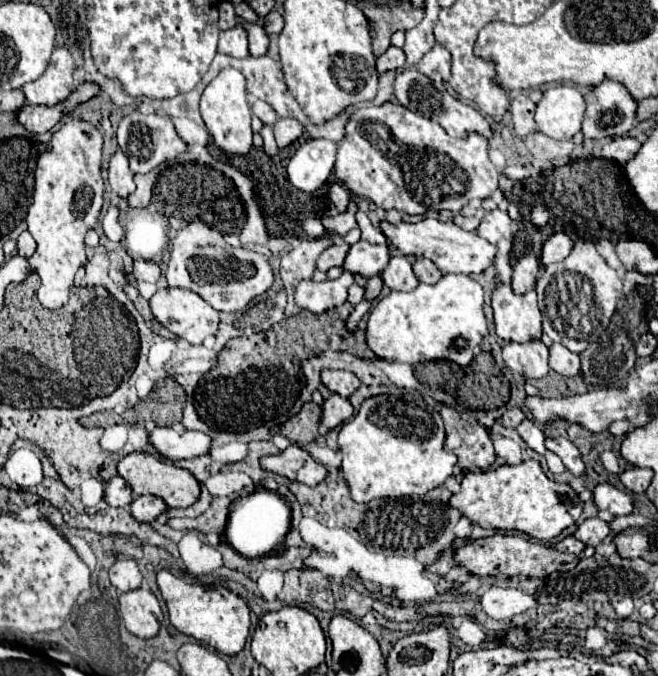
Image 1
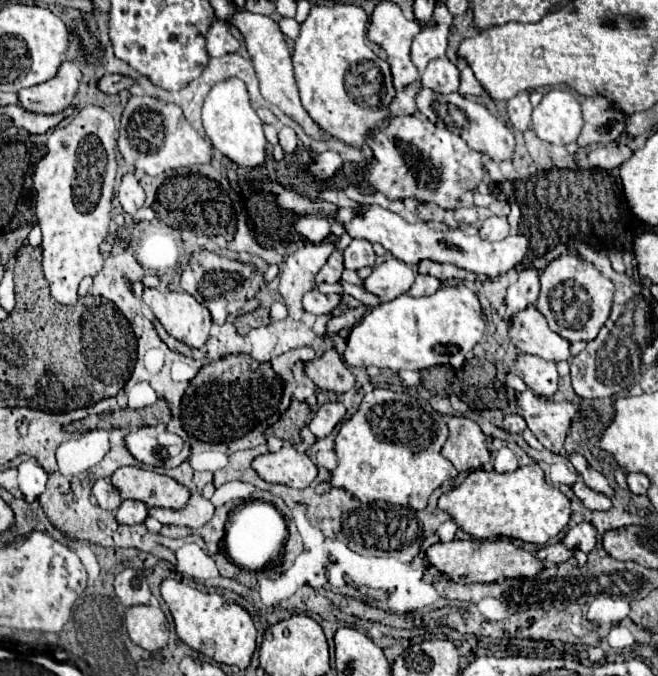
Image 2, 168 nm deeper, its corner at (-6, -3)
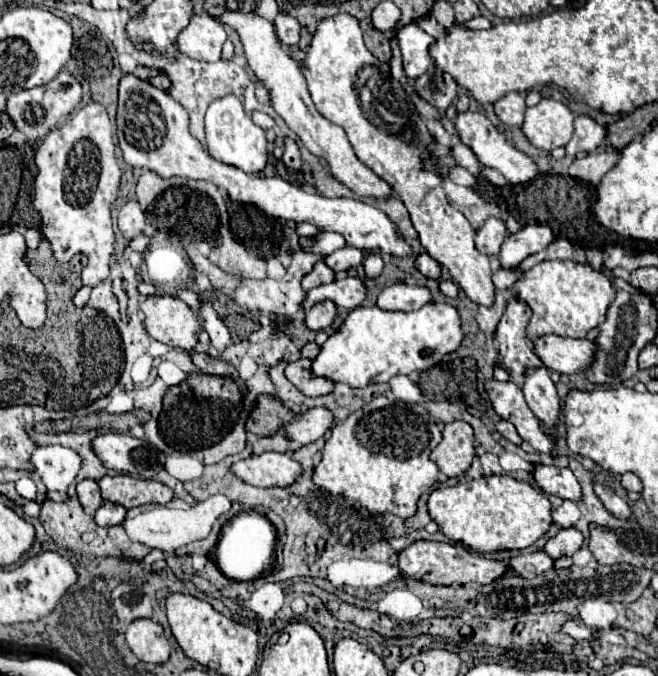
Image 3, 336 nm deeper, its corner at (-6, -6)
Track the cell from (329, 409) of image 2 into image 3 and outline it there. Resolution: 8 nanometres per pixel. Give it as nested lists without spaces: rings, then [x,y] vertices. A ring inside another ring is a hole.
[[[313,407],[299,415],[291,425],[287,425],[287,435],[301,445],[313,443],[319,437],[323,437],[333,427],[333,413],[325,407]]]

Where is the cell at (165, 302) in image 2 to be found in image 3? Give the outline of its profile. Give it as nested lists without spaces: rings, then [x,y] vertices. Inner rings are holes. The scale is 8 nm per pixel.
[[[151,295],[143,297],[139,307],[145,313],[145,329],[153,339],[193,351],[199,341],[201,323],[187,303],[171,295]]]

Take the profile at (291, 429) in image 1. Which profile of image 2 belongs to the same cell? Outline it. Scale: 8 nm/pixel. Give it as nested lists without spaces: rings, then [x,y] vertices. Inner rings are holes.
[[[291,400],[291,406],[283,412],[283,416],[271,426],[271,434],[277,436],[279,440],[285,440],[285,442],[291,442],[291,444],[297,444],[301,442],[301,436],[299,436],[299,430],[303,426],[307,426],[309,422],[309,406],[305,402],[299,402],[299,400]]]

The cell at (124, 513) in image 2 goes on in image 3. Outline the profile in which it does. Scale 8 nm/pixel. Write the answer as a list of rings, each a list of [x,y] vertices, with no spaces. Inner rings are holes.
[[[105,501],[95,513],[95,521],[101,527],[121,525],[125,521],[125,517],[127,517],[127,509],[123,505],[117,505],[117,503],[111,503],[111,501]]]

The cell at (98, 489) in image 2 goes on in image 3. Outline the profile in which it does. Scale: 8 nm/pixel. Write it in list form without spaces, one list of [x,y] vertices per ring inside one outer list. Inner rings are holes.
[[[85,479],[77,485],[77,497],[79,497],[81,505],[89,507],[89,509],[99,509],[103,505],[99,483],[93,479]]]

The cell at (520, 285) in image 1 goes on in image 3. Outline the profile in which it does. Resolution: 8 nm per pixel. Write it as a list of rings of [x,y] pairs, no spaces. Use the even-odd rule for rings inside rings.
[[[511,299],[497,325],[495,339],[499,343],[499,355],[511,373],[525,373],[527,369],[541,365],[539,357],[531,351],[529,339],[525,335],[531,313],[533,311],[525,301]]]

